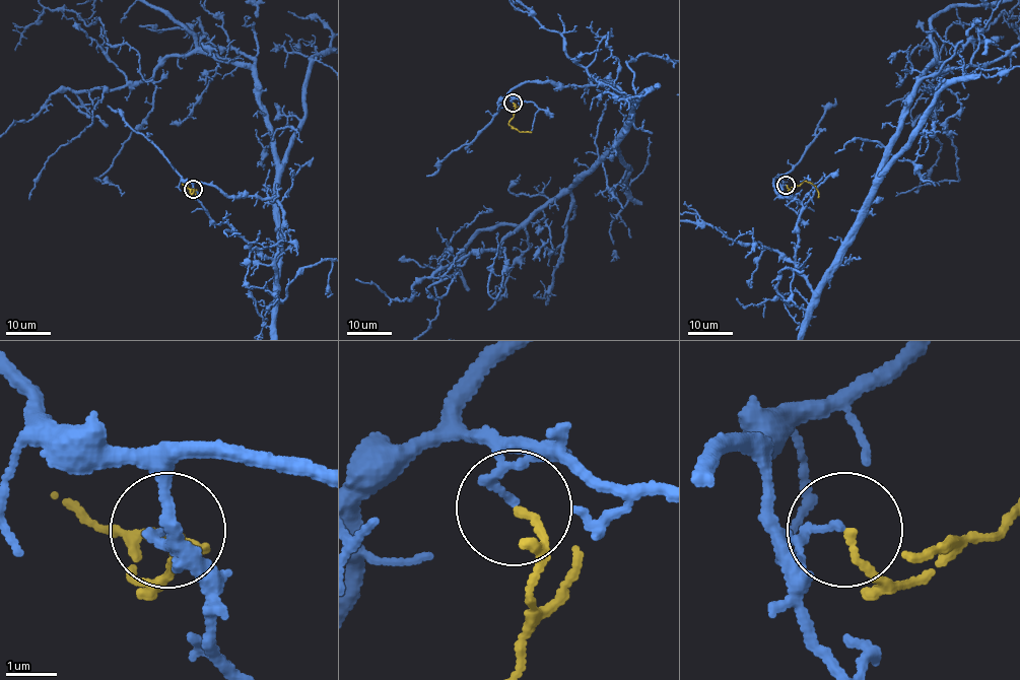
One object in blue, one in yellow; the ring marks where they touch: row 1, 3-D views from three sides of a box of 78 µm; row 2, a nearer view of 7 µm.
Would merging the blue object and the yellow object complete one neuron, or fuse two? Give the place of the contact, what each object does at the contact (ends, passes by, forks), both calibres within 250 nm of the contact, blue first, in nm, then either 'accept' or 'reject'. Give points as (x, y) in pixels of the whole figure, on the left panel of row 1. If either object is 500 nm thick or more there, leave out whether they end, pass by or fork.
place (193, 189); blue ends; yellow ends; calibres 150 and 140 nm; accept

